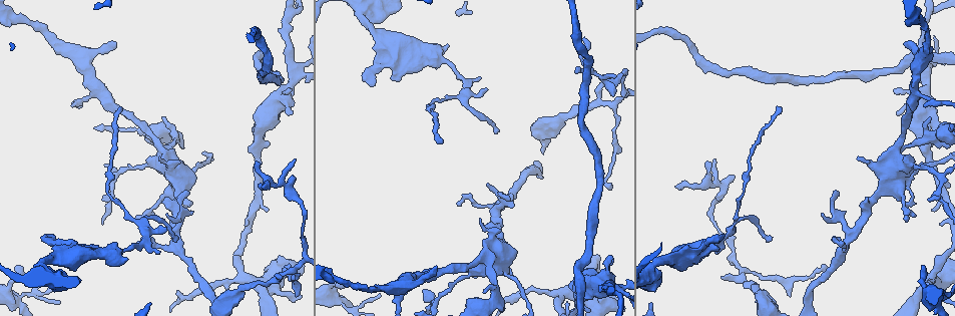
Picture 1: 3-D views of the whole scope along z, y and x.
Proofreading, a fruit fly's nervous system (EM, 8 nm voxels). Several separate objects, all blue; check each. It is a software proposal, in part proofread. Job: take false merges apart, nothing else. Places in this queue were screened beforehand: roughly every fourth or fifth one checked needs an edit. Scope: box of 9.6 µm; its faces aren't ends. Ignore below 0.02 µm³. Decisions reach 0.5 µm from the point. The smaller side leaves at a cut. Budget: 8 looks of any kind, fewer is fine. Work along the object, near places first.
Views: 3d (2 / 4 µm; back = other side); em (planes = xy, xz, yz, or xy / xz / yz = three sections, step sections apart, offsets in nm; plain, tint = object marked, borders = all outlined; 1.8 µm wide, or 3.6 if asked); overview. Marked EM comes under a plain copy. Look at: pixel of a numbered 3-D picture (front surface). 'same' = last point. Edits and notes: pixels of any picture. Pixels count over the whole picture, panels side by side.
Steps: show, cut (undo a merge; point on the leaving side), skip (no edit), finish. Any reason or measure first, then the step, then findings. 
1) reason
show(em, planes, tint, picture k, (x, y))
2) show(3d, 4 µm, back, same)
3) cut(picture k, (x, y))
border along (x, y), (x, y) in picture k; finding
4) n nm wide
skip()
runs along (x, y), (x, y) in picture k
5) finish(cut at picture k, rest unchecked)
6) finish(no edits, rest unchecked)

sharp bend
show(em, 3.6 µm, planes, borders, picture 1, (49, 260))

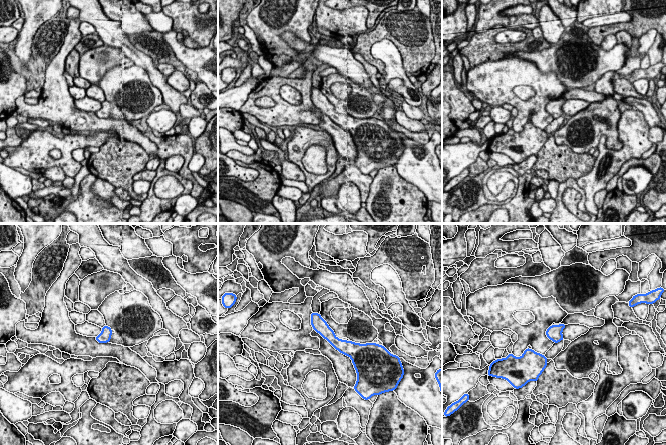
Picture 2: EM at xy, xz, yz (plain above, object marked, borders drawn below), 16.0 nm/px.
skip()
all the same neuron

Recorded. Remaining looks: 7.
branch point
show(3d, 2 µm, picture 1, (144, 227))

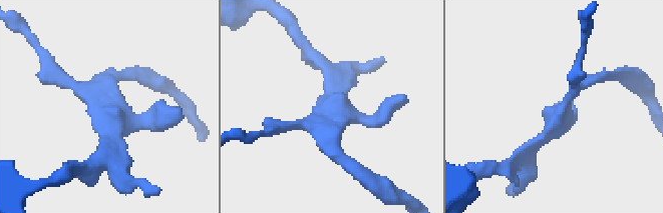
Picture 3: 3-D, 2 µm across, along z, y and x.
shape alone is not enough
show(em, 3.6 µm, planes, tint, picture 3, (103, 113))

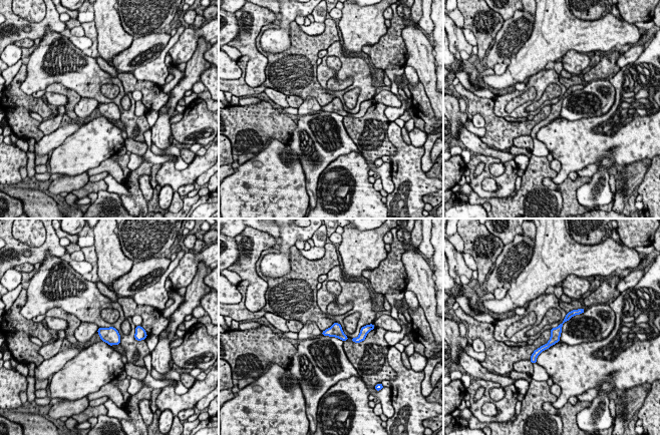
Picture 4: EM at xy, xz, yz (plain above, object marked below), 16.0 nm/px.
skip()
runs along (577, 312), (537, 352) in picture 4; all the same neuron

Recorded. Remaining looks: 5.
thick turns thin
show(em, planes, tint, picture 1, (902, 165))

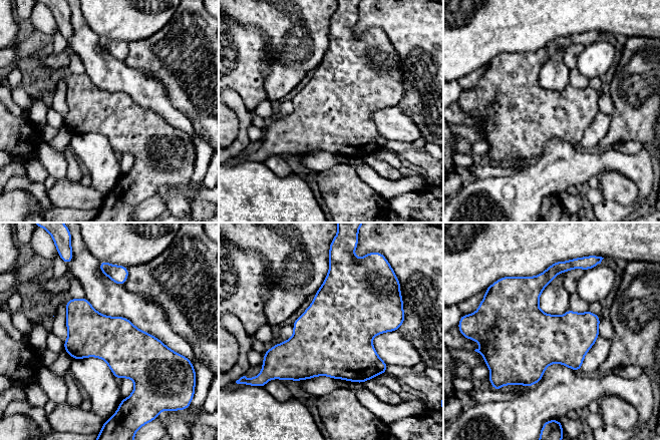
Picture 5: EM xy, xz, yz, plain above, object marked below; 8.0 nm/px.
380 nm wide
skip()
continuous, no second neuron

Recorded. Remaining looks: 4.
finish(no edits, rest unchecked)

